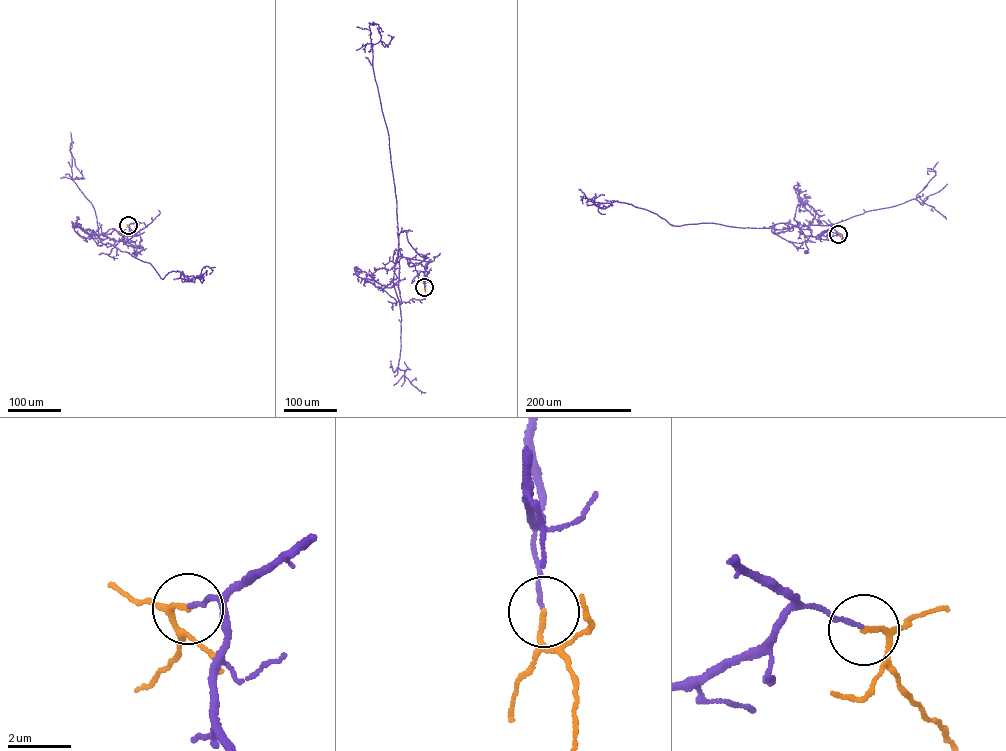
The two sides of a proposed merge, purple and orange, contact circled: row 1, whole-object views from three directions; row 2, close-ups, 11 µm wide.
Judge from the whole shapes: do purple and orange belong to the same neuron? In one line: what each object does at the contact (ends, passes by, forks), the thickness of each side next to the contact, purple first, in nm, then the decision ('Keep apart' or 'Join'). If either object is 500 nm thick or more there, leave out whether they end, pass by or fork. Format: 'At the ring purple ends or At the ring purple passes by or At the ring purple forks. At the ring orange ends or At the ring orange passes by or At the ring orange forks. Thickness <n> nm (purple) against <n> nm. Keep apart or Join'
At the ring purple ends. At the ring orange ends. Thickness 110 nm (purple) against 150 nm. Join

